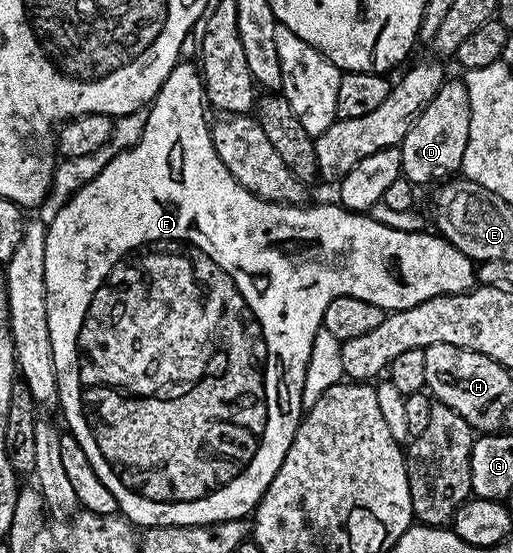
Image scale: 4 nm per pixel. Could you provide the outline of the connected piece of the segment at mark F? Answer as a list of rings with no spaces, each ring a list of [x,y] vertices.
[[[181,59],[181,60],[179,60],[179,61],[177,61],[177,62],[176,62],[176,65],[175,65],[175,67],[174,67],[174,68],[173,68],[173,69],[172,69],[172,70],[171,70],[171,71],[170,71],[170,75],[169,75],[169,76],[168,76],[168,77],[167,77],[167,78],[166,78],[166,80],[165,80],[165,81],[164,81],[164,85],[163,85],[163,87],[162,87],[162,88],[161,88],[161,89],[160,89],[160,90],[159,90],[159,91],[158,91],[158,95],[157,95],[157,96],[156,96],[156,99],[155,99],[155,101],[153,101],[153,102],[152,102],[152,104],[151,104],[151,106],[150,106],[150,108],[149,108],[149,109],[148,109],[148,118],[147,118],[147,119],[146,119],[146,131],[142,131],[142,139],[138,139],[138,143],[134,143],[134,147],[130,147],[130,148],[129,148],[129,149],[127,149],[127,150],[126,150],[126,151],[122,151],[122,152],[121,152],[121,153],[118,153],[118,154],[116,154],[116,156],[115,156],[115,157],[113,157],[113,158],[112,158],[112,160],[111,160],[111,161],[108,161],[108,162],[107,162],[107,163],[106,163],[106,167],[102,167],[102,171],[98,171],[98,175],[94,175],[94,179],[90,179],[90,183],[86,183],[86,184],[85,184],[85,185],[83,185],[83,187],[82,187],[82,188],[81,188],[81,189],[80,189],[80,190],[78,190],[78,191],[77,191],[77,192],[76,192],[76,194],[75,194],[75,195],[74,195],[74,196],[72,196],[72,197],[71,197],[71,198],[70,198],[70,199],[69,199],[69,200],[68,200],[68,202],[67,202],[67,203],[66,203],[66,207],[62,207],[62,211],[58,211],[58,215],[54,215],[54,223],[50,223],[50,224],[49,224],[49,225],[47,225],[47,226],[46,226],[46,228],[47,228],[47,230],[48,230],[48,234],[47,234],[47,235],[46,235],[46,243],[47,243],[47,244],[48,244],[48,278],[47,278],[47,279],[46,279],[46,303],[47,303],[47,304],[48,304],[48,318],[49,318],[49,319],[50,319],[50,343],[51,343],[51,344],[52,344],[52,346],[53,346],[53,347],[54,347],[54,367],[55,367],[55,368],[56,368],[56,374],[57,374],[57,375],[58,375],[58,391],[59,391],[59,392],[60,392],[60,403],[59,403],[59,408],[60,408],[60,409],[61,409],[61,410],[63,410],[63,409],[64,409],[64,417],[65,417],[65,419],[66,419],[66,420],[68,420],[68,425],[66,425],[66,429],[67,429],[67,432],[69,432],[69,433],[71,433],[71,435],[72,435],[72,437],[73,437],[73,438],[74,438],[74,439],[78,439],[78,443],[79,443],[79,444],[80,444],[80,446],[81,446],[81,447],[82,447],[82,451],[86,451],[86,459],[90,459],[90,464],[91,464],[91,465],[93,465],[93,466],[94,466],[94,471],[98,471],[98,479],[102,479],[102,483],[106,483],[106,487],[110,487],[110,495],[114,495],[114,499],[115,499],[115,500],[116,500],[116,508],[117,508],[117,510],[119,510],[119,512],[120,512],[120,513],[121,513],[121,514],[123,514],[123,516],[125,516],[125,517],[127,517],[127,518],[128,518],[128,520],[129,520],[129,521],[131,521],[131,522],[132,522],[132,524],[133,524],[133,525],[135,525],[135,526],[137,526],[137,527],[147,527],[147,526],[150,526],[150,525],[205,525],[205,524],[206,524],[206,523],[218,523],[218,522],[219,522],[219,521],[225,521],[225,520],[226,520],[226,519],[238,519],[238,518],[239,518],[239,517],[243,517],[243,518],[247,518],[247,517],[248,517],[248,516],[249,516],[249,514],[251,514],[251,513],[252,513],[252,512],[253,512],[253,510],[255,510],[255,508],[256,508],[256,504],[257,504],[257,503],[259,503],[259,502],[260,502],[260,500],[261,500],[261,499],[262,499],[262,495],[263,495],[263,494],[264,494],[264,492],[265,492],[265,491],[266,491],[266,487],[270,487],[270,483],[271,483],[271,482],[272,482],[272,480],[273,480],[273,479],[274,479],[274,475],[275,475],[275,474],[276,474],[276,472],[277,472],[277,471],[278,471],[278,467],[282,467],[282,459],[286,459],[286,451],[290,451],[290,443],[291,443],[291,442],[292,442],[292,440],[293,440],[293,439],[294,439],[294,435],[295,435],[295,434],[296,434],[296,428],[297,428],[297,427],[298,427],[298,426],[299,426],[299,425],[300,425],[300,418],[301,418],[301,416],[302,416],[302,387],[303,387],[303,386],[304,386],[304,380],[305,380],[305,379],[306,379],[306,367],[307,367],[307,366],[308,366],[308,364],[309,364],[309,363],[310,363],[310,347],[314,347],[314,335],[315,335],[315,334],[316,334],[316,333],[317,333],[317,331],[318,331],[318,330],[320,330],[320,329],[321,329],[321,328],[322,328],[322,326],[323,326],[323,324],[324,324],[324,312],[325,312],[325,311],[326,311],[326,307],[330,307],[330,303],[331,303],[331,302],[332,302],[332,301],[333,301],[333,300],[334,300],[334,299],[338,299],[338,298],[339,298],[339,297],[353,297],[353,298],[354,298],[354,299],[366,299],[366,303],[374,303],[374,304],[375,304],[375,305],[377,305],[377,307],[379,307],[379,309],[382,309],[382,310],[385,310],[385,311],[393,311],[393,310],[398,310],[398,309],[404,309],[404,308],[412,308],[412,307],[414,307],[414,306],[415,306],[415,305],[418,305],[418,304],[420,304],[420,303],[424,303],[424,302],[426,302],[426,301],[427,301],[427,300],[430,300],[430,299],[434,299],[434,298],[435,298],[435,297],[436,297],[436,296],[446,296],[446,295],[454,295],[454,294],[455,294],[455,293],[464,293],[464,292],[466,292],[466,291],[468,291],[468,290],[469,290],[469,289],[471,289],[471,288],[473,288],[473,286],[475,286],[475,285],[476,285],[476,284],[477,284],[477,270],[476,270],[476,269],[475,269],[475,268],[474,268],[474,262],[473,262],[473,260],[472,260],[472,258],[470,258],[470,257],[468,257],[468,256],[466,256],[466,254],[465,254],[465,253],[463,253],[463,252],[462,252],[462,251],[458,251],[458,247],[454,247],[454,246],[453,246],[453,245],[452,245],[452,244],[450,244],[450,243],[449,243],[449,242],[448,242],[448,241],[446,241],[446,240],[444,240],[444,238],[443,238],[443,237],[441,237],[441,236],[439,236],[439,235],[437,235],[437,234],[436,234],[436,233],[435,233],[435,232],[432,232],[432,233],[433,233],[433,234],[432,234],[432,233],[430,233],[430,231],[423,231],[423,232],[418,232],[418,233],[407,233],[407,232],[406,232],[406,231],[404,231],[404,230],[394,230],[394,229],[391,229],[391,228],[390,228],[390,227],[388,227],[388,226],[384,226],[384,225],[383,225],[383,224],[382,224],[382,223],[380,223],[380,222],[376,222],[376,221],[375,221],[375,220],[374,220],[374,219],[372,219],[372,218],[371,218],[371,217],[369,217],[369,216],[368,216],[368,215],[365,215],[365,214],[364,214],[364,213],[363,213],[363,212],[360,212],[360,211],[353,211],[353,210],[350,210],[350,209],[346,209],[346,208],[344,208],[344,206],[343,206],[343,205],[341,205],[341,204],[339,204],[339,203],[333,203],[333,205],[312,205],[312,206],[310,206],[310,205],[311,205],[311,204],[309,204],[309,205],[308,205],[308,206],[307,206],[307,207],[305,207],[305,206],[304,206],[304,205],[286,205],[286,204],[283,204],[283,203],[281,203],[281,202],[278,202],[278,201],[263,201],[263,199],[261,199],[261,197],[259,197],[259,196],[258,196],[258,195],[254,195],[254,194],[253,194],[253,193],[251,193],[251,192],[250,192],[250,191],[246,191],[246,187],[242,187],[242,183],[238,183],[238,182],[237,182],[237,181],[236,181],[236,180],[235,180],[235,179],[234,179],[234,175],[230,175],[230,171],[226,171],[226,163],[222,163],[222,159],[218,159],[218,151],[214,151],[214,143],[213,143],[213,142],[212,142],[212,131],[211,131],[211,128],[210,128],[210,121],[207,121],[207,119],[206,119],[206,118],[204,118],[204,109],[205,109],[205,110],[206,110],[206,98],[205,98],[205,95],[204,95],[204,82],[203,82],[203,80],[202,80],[202,77],[201,77],[201,74],[200,74],[200,73],[199,73],[199,72],[198,72],[198,69],[197,69],[197,66],[196,66],[196,65],[195,65],[195,64],[193,64],[193,62],[192,62],[192,61],[191,61],[191,60],[188,60],[188,59]]]

